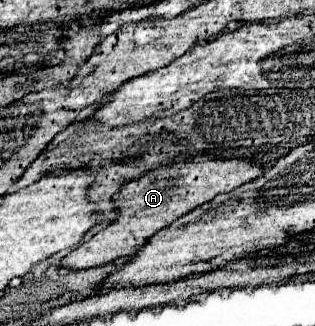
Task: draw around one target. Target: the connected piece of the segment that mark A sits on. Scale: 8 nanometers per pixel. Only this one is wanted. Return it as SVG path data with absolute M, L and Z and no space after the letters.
M235 158L187 160L187 162L177 162L177 164L147 172L139 180L127 182L123 190L117 194L117 204L121 204L121 210L117 210L119 218L111 226L95 234L87 244L71 252L61 266L71 270L85 270L85 268L115 262L119 258L133 256L149 238L153 238L159 230L169 228L183 214L191 212L193 208L205 202L211 202L217 194L231 192L237 186L259 178L261 174L263 174L263 166L259 162L235 160Z

